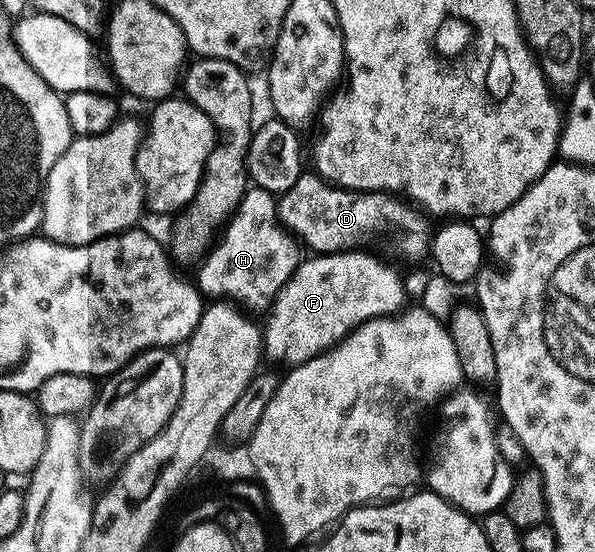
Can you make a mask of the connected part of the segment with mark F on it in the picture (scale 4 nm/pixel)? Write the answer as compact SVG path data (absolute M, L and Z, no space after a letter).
M358 249L345 250L341 254L315 254L314 256L304 257L300 261L298 268L293 272L293 276L284 286L279 289L279 295L275 298L275 303L271 305L267 326L262 327L263 331L263 352L268 359L272 358L275 362L287 362L288 367L300 366L305 364L309 359L315 358L319 354L323 354L325 351L330 350L336 342L342 342L351 331L363 322L369 321L370 318L382 318L384 316L390 316L399 313L404 309L405 302L403 302L403 282L399 279L399 274L391 266L386 266L379 258L374 258L373 255L367 254L371 252L360 252Z

